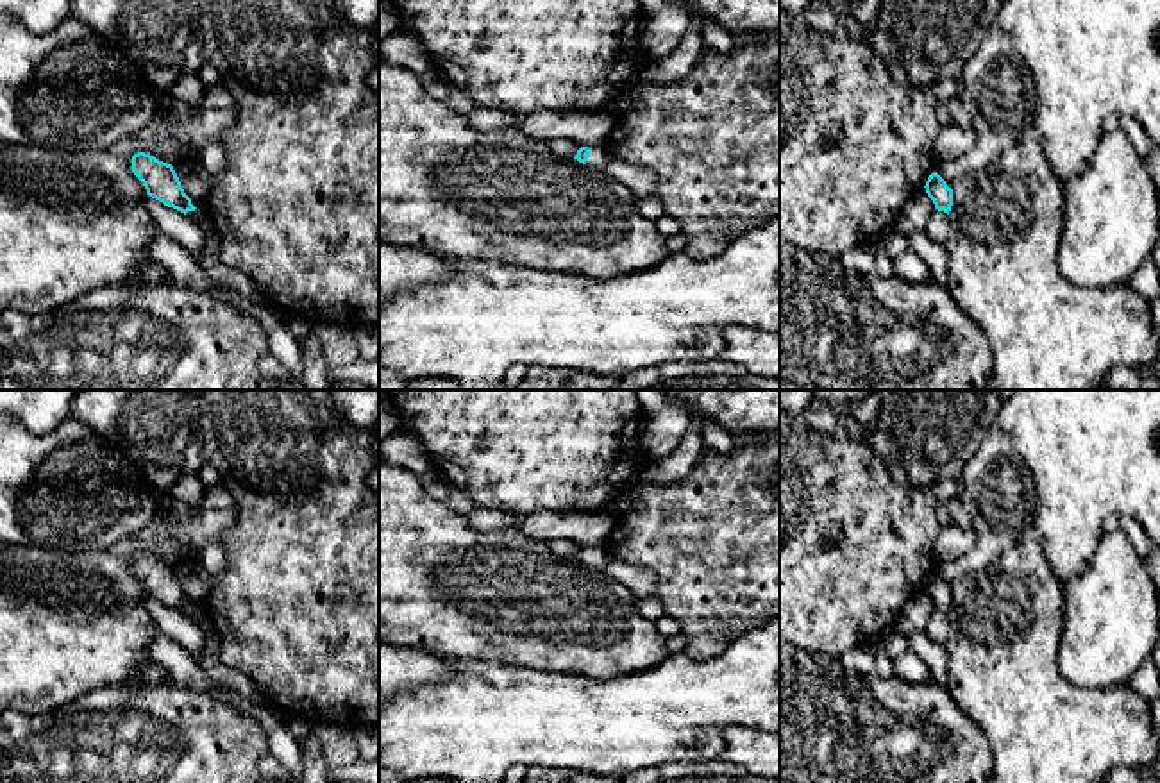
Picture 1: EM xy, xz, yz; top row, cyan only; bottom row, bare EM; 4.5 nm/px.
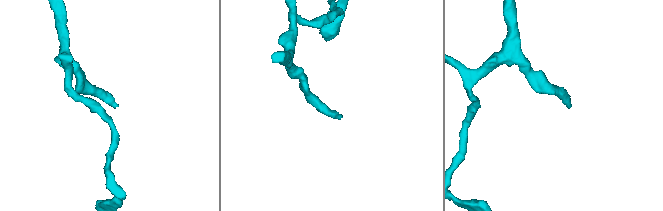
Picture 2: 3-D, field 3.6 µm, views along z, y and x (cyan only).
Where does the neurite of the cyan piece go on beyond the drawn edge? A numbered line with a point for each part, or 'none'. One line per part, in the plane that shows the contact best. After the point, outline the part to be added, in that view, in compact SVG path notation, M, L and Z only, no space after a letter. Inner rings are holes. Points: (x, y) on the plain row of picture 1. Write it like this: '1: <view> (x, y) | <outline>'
1: xz (599, 556) | M588 547L588 549L590 549L590 558L586 565L595 570L602 570L611 558L608 547Z

